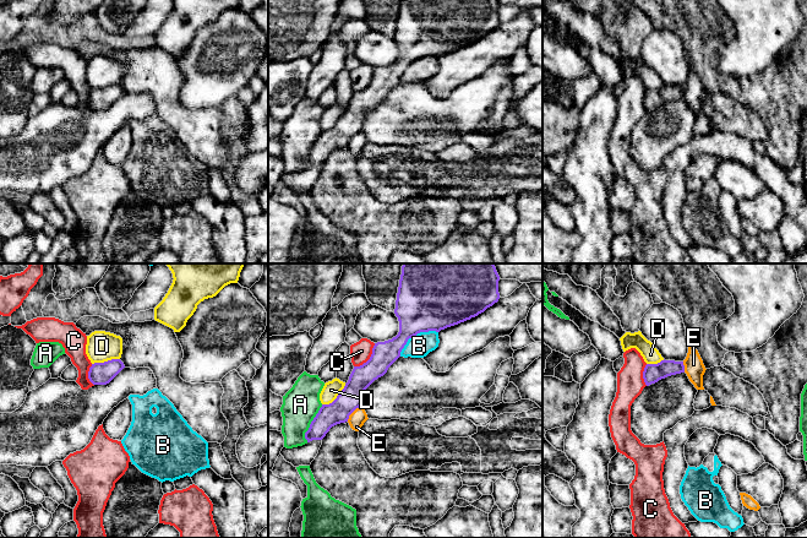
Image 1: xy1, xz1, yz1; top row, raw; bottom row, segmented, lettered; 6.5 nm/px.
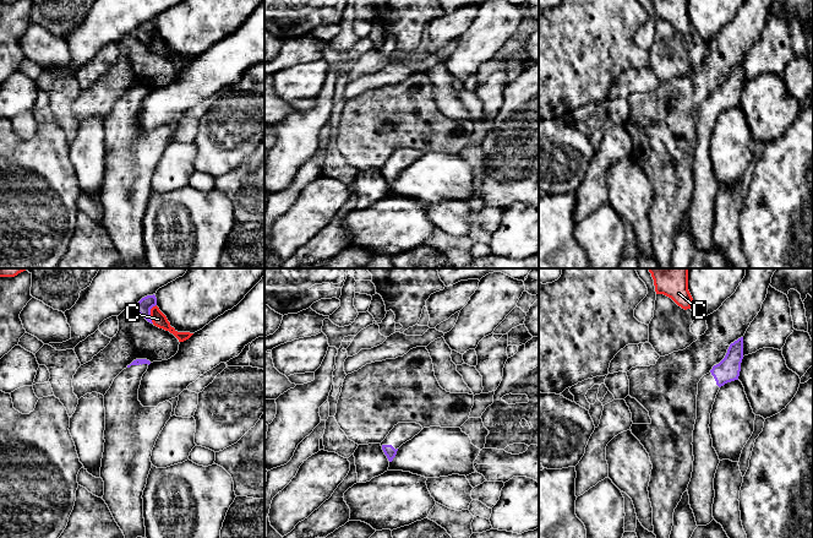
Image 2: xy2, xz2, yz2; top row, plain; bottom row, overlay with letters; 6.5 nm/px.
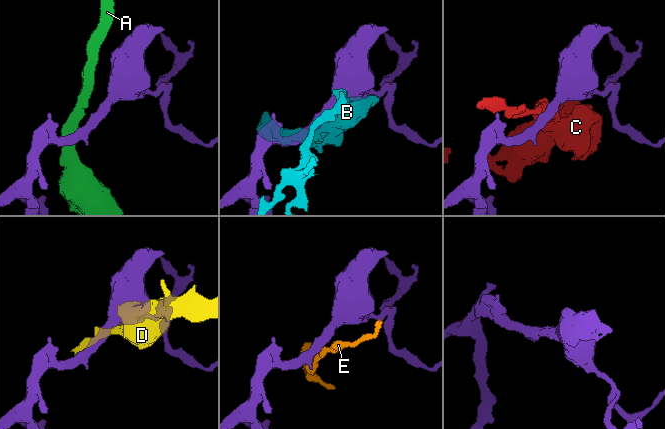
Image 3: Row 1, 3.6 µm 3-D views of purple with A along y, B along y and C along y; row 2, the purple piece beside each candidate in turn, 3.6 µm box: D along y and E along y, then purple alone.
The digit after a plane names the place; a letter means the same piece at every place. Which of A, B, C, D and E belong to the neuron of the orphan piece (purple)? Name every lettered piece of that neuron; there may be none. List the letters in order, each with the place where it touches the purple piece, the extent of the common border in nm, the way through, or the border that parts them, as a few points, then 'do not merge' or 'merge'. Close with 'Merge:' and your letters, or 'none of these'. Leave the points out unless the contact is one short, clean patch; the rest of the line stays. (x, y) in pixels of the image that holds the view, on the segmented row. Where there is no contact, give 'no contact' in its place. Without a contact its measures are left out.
A: xz1 (311, 423) | 260 nm | along xz1 (322, 405), (305, 433), (306, 441) | do not merge
B: xz1 (414, 335) | 300 nm | do not merge
C: xz1 (370, 358) | 220 nm | do not merge
D: xz1 (337, 397) | 220 nm | do not merge
E: xz1 (353, 411) | 150 nm | along xz1 (361, 405), (347, 420) | do not merge
Merge: none of these

